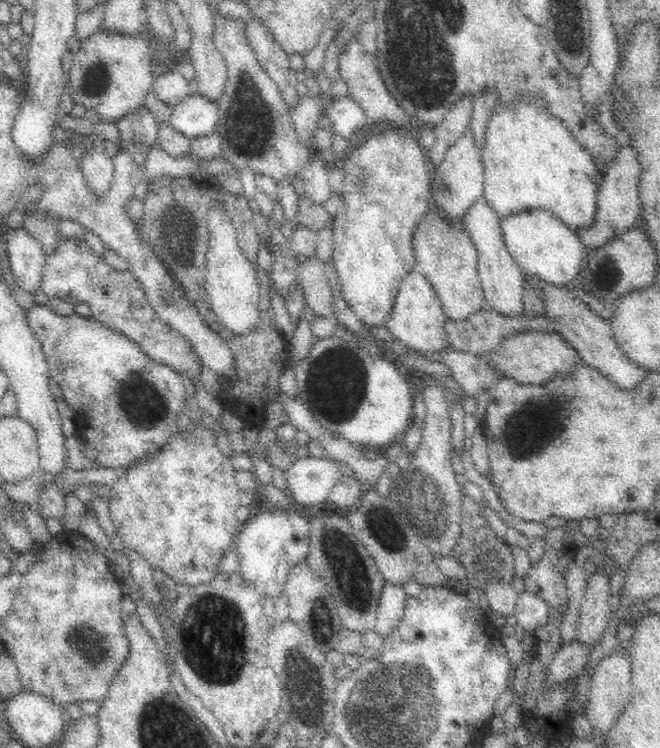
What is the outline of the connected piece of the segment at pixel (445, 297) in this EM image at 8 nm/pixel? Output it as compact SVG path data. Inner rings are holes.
M430 208L414 230L414 253L416 267L438 293L450 321L464 322L486 306L478 272L478 251L462 226L450 224L438 211Z

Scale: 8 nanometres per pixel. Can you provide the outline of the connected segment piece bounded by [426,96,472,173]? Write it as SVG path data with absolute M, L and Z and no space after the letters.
M458 100L444 120L435 125L435 143L427 150L426 159L430 165L430 173L438 170L446 160L446 154L454 144L469 130L471 121L472 100Z

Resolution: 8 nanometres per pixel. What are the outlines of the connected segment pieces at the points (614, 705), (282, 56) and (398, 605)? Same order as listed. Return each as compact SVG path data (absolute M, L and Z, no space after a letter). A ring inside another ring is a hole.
M616 650L610 656L602 657L599 661L590 684L589 706L585 713L586 718L596 729L609 730L618 720L622 711L629 704L632 692L632 661L630 653Z
M259 19L254 25L248 23L246 25L248 25L246 37L250 39L252 47L256 49L260 65L266 69L268 76L272 77L278 85L287 109L294 110L298 106L303 92L303 87L297 81L294 61L280 48L279 44L275 43L267 27Z
M383 579L374 626L374 630L383 639L388 638L402 623L408 598L403 584L394 584L390 579Z

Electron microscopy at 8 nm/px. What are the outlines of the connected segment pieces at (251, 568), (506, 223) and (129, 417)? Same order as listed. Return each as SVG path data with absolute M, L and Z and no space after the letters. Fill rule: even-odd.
M295 506L286 511L265 507L253 513L236 534L233 552L241 559L237 574L254 585L263 598L274 599L282 594L285 578L292 566L307 556L308 542L310 542L309 513Z
M528 210L502 218L501 233L508 254L512 256L523 275L533 276L552 288L573 287L578 280L587 250L578 235L545 210Z
M32 304L22 310L28 329L34 339L40 342L42 355L46 360L49 374L64 393L64 400L73 412L86 414L86 438L96 450L97 463L104 469L119 467L128 469L142 461L144 456L154 454L178 431L180 414L185 410L187 400L183 379L174 370L150 358L134 341L111 330L93 319L85 320L69 313L54 312L48 307Z

